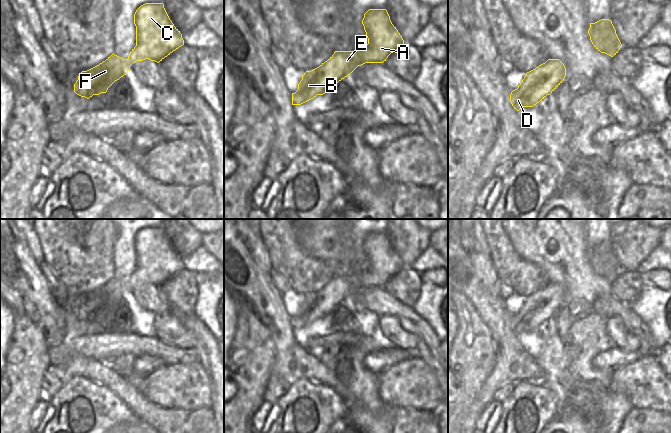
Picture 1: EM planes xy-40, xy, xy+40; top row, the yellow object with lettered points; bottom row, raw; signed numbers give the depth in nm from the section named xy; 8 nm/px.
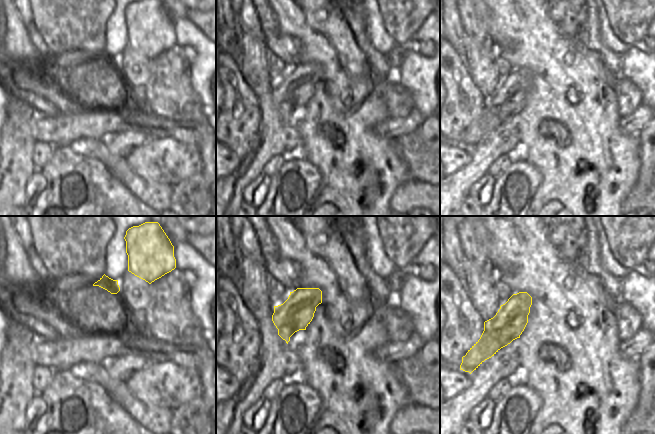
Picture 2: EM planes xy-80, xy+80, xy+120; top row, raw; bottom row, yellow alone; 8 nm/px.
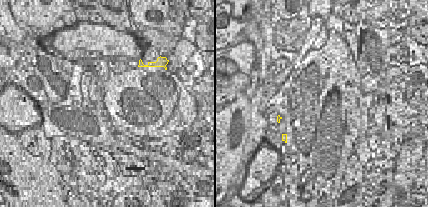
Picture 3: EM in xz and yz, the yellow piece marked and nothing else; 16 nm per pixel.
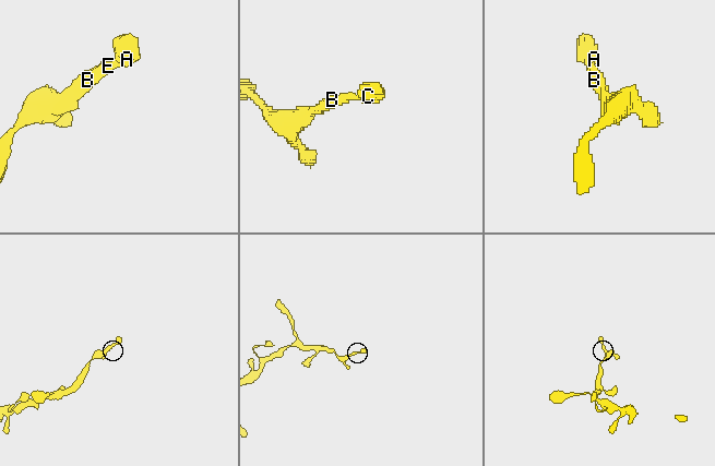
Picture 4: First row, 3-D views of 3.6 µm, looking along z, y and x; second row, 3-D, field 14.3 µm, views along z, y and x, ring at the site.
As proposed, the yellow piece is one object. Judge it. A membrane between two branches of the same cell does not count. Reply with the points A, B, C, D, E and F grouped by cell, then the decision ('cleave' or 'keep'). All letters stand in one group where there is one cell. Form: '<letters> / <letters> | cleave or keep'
A B C D E F | keep

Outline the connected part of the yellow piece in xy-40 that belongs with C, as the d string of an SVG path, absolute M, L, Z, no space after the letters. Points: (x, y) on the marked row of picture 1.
M145 3L134 14L136 46L127 59L114 53L99 65L82 71L74 84L74 92L89 99L106 93L108 88L126 75L130 66L149 59L159 63L184 45L180 31L170 20L163 3Z

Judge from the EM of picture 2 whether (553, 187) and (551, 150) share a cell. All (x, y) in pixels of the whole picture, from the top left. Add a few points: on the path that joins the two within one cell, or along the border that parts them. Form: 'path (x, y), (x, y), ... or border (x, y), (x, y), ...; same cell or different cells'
path (553, 178), (553, 159); same cell

